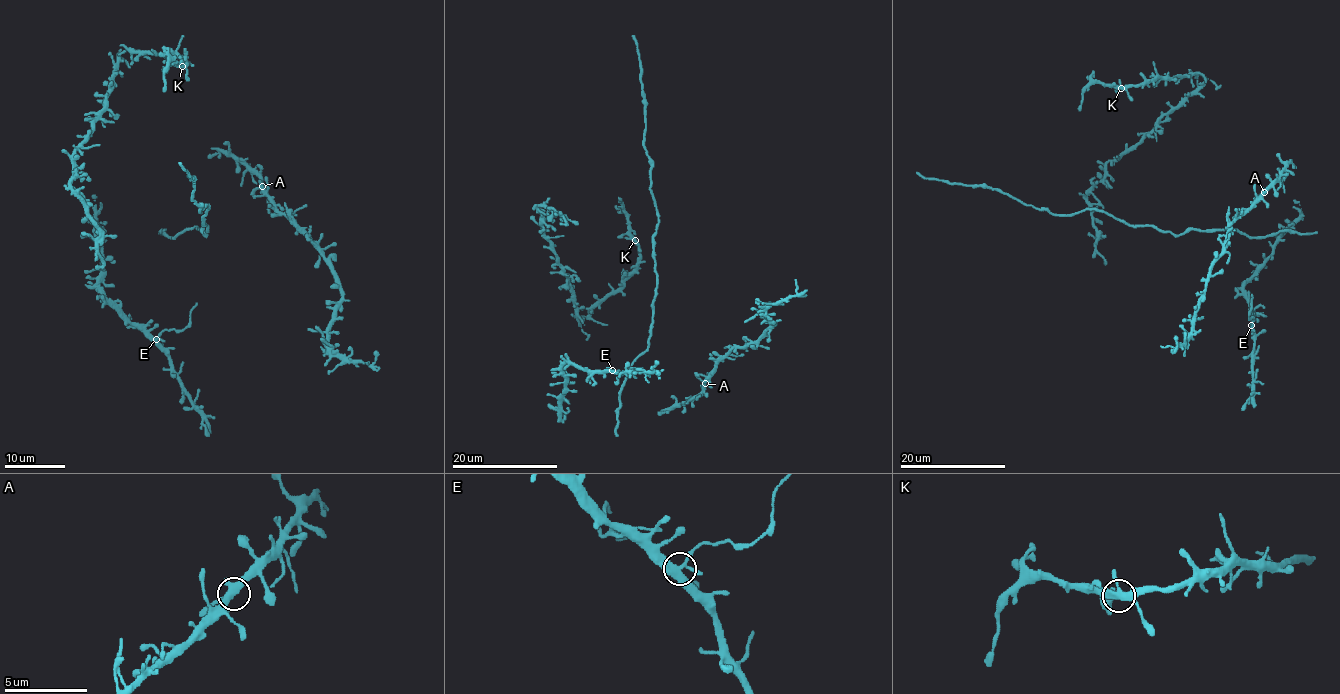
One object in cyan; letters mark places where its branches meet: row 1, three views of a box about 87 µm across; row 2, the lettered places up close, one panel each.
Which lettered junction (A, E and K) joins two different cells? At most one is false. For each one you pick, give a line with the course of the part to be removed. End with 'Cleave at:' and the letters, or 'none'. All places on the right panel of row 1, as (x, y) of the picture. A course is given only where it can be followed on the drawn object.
E: Course of the part to remove: (1251, 325), (1252, 317), (1249, 317), (1251, 294)
Cleave at: E

